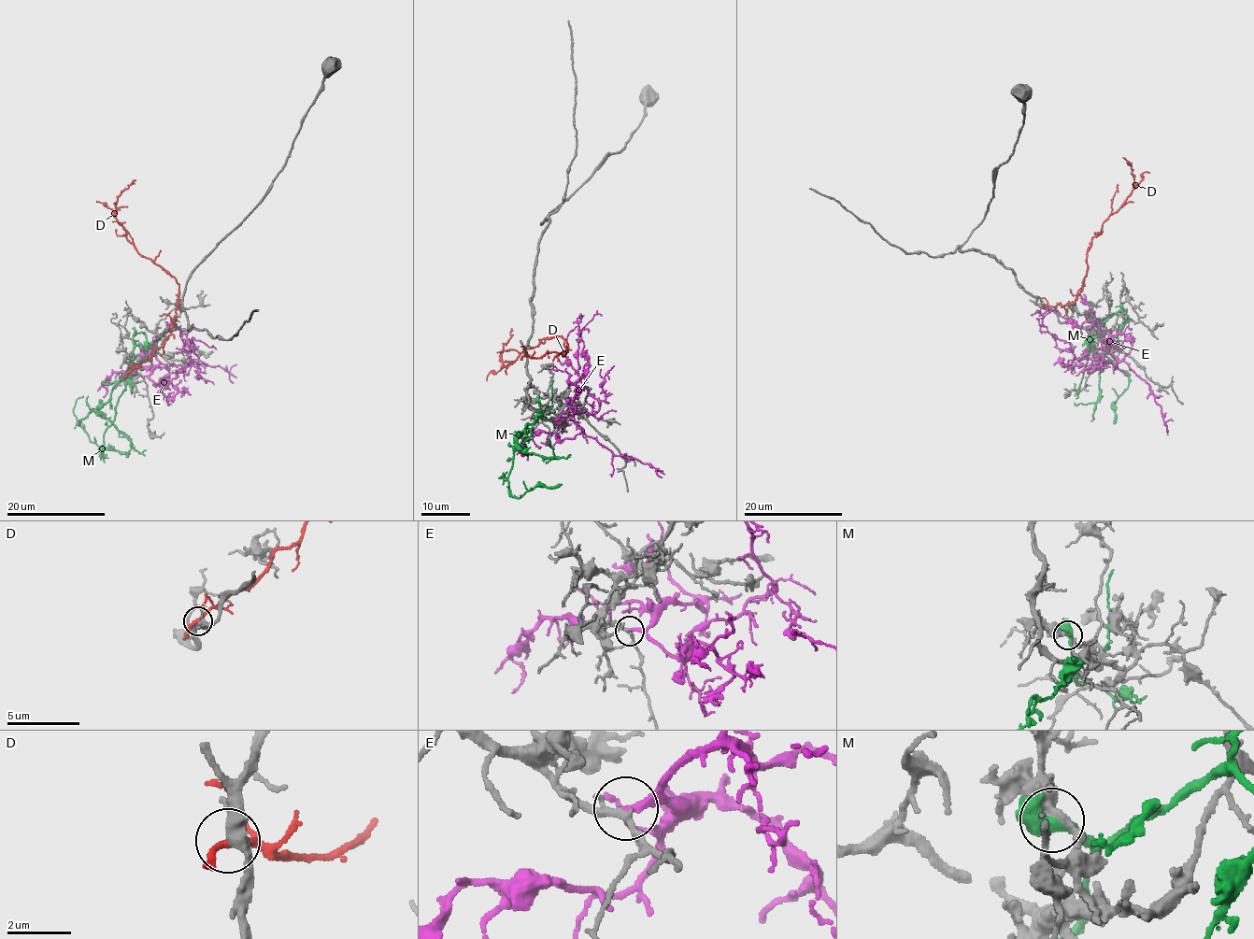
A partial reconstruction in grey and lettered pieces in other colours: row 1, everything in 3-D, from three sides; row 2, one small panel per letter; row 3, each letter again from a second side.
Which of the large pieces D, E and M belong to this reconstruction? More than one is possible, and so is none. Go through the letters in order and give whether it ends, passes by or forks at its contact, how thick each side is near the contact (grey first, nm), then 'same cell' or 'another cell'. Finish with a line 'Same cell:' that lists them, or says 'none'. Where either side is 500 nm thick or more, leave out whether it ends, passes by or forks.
D: it passes by | 320/190 nm | another cell
E: it passes by | 190/170 nm | same cell
M: 400/650 nm | another cell
Same cell: E

